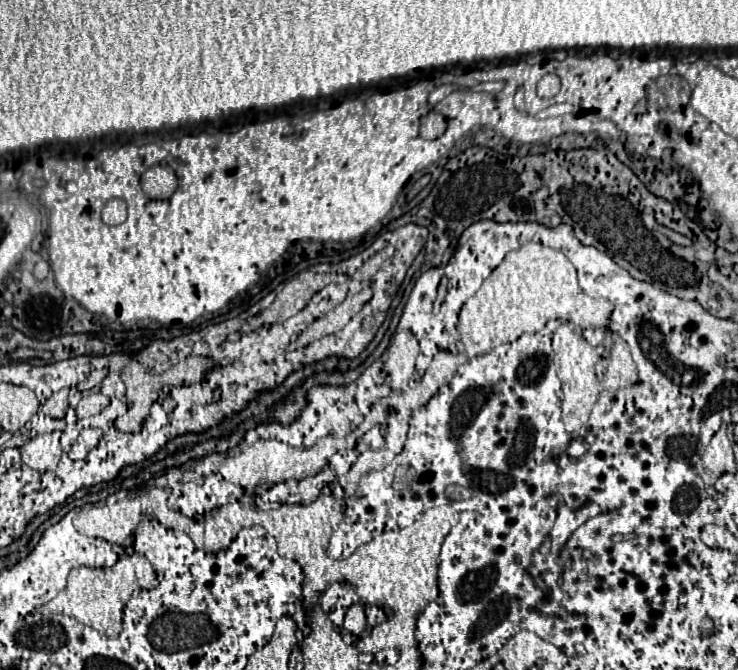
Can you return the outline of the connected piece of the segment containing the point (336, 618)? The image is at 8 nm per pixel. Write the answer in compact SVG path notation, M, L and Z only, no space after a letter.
M340 582L333 583L321 598L324 612L347 642L355 640L355 636L342 627L344 617L350 606L359 601L353 587L349 583Z

